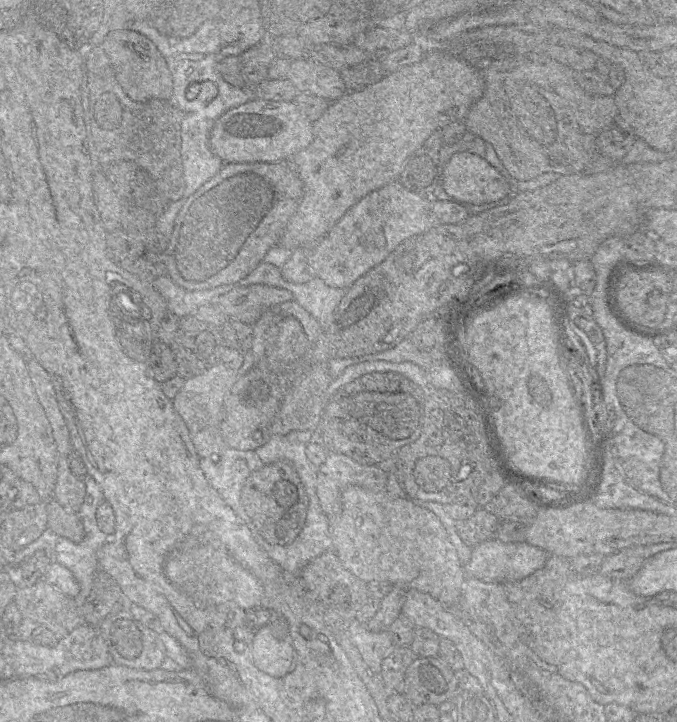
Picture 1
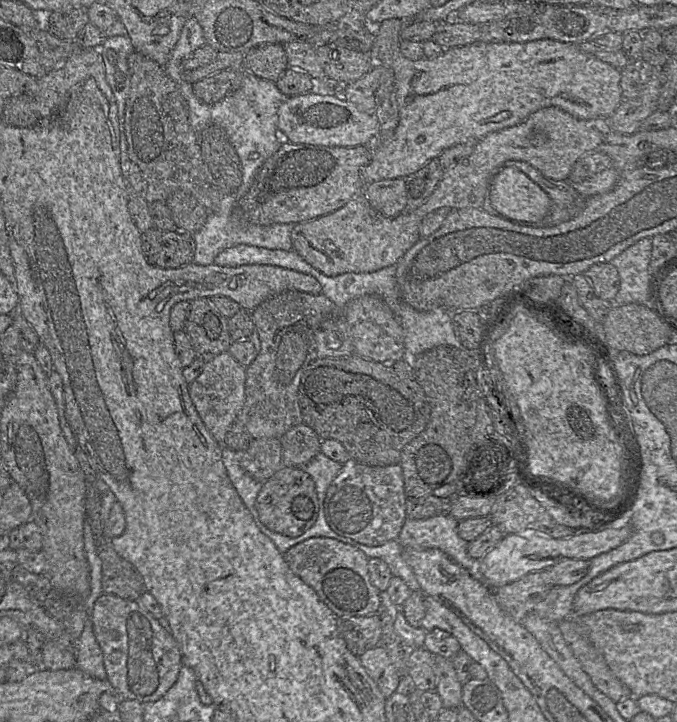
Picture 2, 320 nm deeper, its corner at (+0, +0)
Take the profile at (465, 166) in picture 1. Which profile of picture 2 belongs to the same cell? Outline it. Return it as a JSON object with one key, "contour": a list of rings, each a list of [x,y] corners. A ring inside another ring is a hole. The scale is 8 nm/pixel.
{"contour":[[[505,165],[491,180],[489,199],[504,218],[525,224],[542,221],[550,212],[548,194],[519,169]]]}

